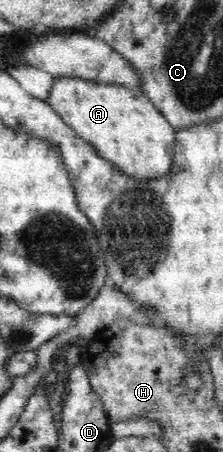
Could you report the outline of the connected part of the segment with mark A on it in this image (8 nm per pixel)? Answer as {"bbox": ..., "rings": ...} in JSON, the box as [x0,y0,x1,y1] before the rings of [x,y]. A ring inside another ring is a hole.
{"bbox":[47,77,174,180],"rings":[[[56,77],[47,101],[72,130],[90,143],[98,156],[138,180],[166,176],[174,162],[173,127],[146,94],[97,80]]]}

